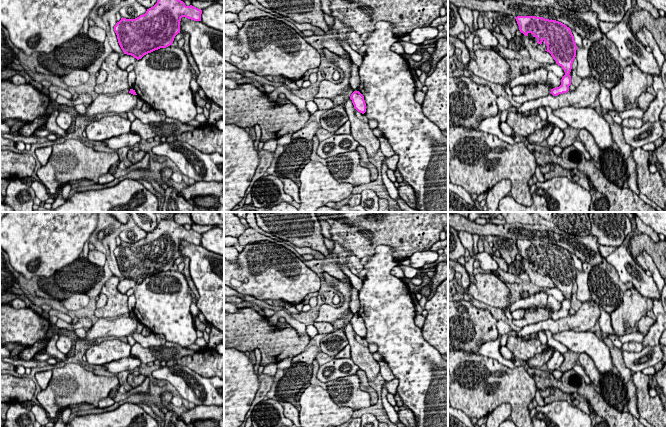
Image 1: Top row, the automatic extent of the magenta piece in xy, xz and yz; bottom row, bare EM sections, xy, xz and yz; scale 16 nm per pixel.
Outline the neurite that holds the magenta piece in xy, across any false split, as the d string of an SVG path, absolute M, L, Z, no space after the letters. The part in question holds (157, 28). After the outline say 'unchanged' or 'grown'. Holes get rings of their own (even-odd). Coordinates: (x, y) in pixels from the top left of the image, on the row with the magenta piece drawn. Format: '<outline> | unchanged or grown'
M157 0L157 3L147 9L145 14L135 19L121 18L114 26L114 31L124 54L131 55L139 60L148 53L172 45L175 36L180 33L182 17L201 21L201 14L201 9L192 5L186 6L181 0Z | unchanged

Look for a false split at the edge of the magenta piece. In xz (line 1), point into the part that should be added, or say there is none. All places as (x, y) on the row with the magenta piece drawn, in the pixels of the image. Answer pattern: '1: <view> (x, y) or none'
1: none

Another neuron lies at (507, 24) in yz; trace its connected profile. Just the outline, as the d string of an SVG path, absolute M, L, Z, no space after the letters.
M494 12L492 18L496 26L498 26L501 30L501 34L505 36L507 41L515 39L515 33L519 30L515 17L501 12Z

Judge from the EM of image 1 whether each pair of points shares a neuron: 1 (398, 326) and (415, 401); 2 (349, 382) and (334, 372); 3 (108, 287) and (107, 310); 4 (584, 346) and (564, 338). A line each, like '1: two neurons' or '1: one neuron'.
1: one neuron
2: two neurons
3: one neuron
4: one neuron

